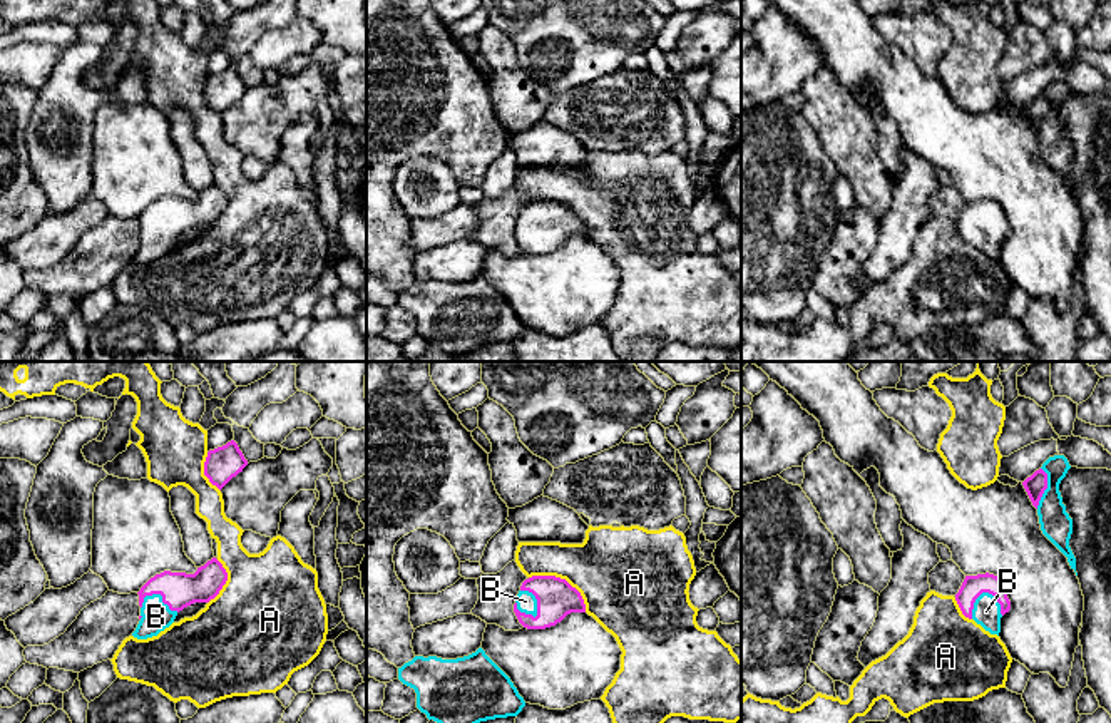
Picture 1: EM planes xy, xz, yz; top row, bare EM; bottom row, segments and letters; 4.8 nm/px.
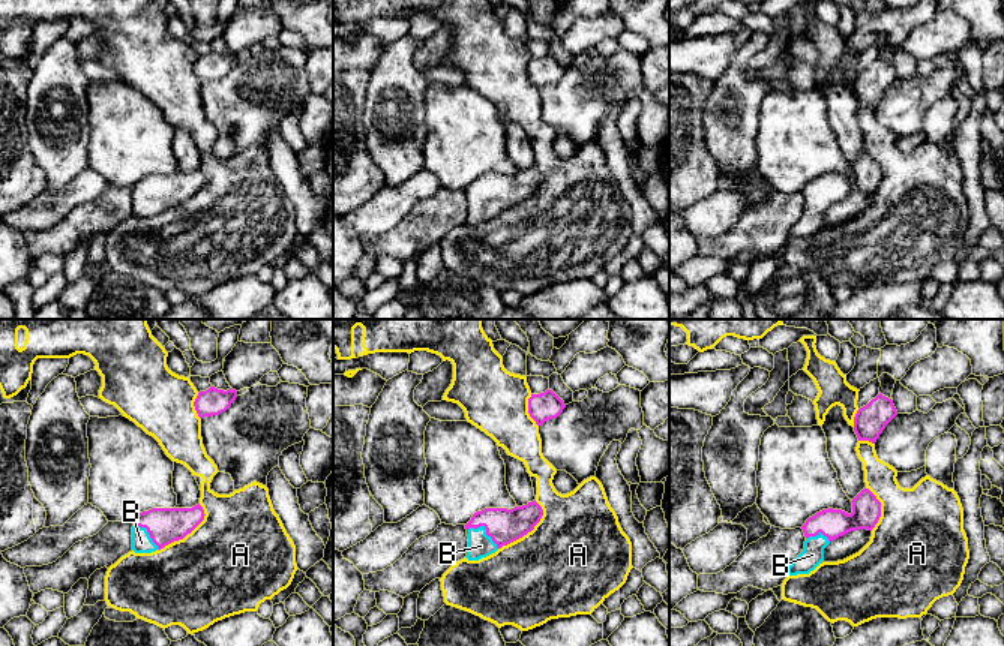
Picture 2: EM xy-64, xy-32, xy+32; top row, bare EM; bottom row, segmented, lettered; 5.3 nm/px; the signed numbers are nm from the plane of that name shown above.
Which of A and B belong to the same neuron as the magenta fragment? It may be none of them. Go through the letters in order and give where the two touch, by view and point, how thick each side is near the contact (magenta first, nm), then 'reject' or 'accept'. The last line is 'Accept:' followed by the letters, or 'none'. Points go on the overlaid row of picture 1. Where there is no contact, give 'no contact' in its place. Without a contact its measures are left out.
A: xz (564, 579) | 190/400 nm | reject
B: xz (537, 601) | 190/100 nm | accept
Accept: B

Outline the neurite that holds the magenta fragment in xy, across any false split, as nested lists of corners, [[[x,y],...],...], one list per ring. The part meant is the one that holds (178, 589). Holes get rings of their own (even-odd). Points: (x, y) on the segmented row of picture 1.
[[[216,557],[194,574],[171,571],[156,574],[137,592],[142,618],[132,636],[137,639],[157,636],[184,608],[214,599],[226,581],[228,572]]]

